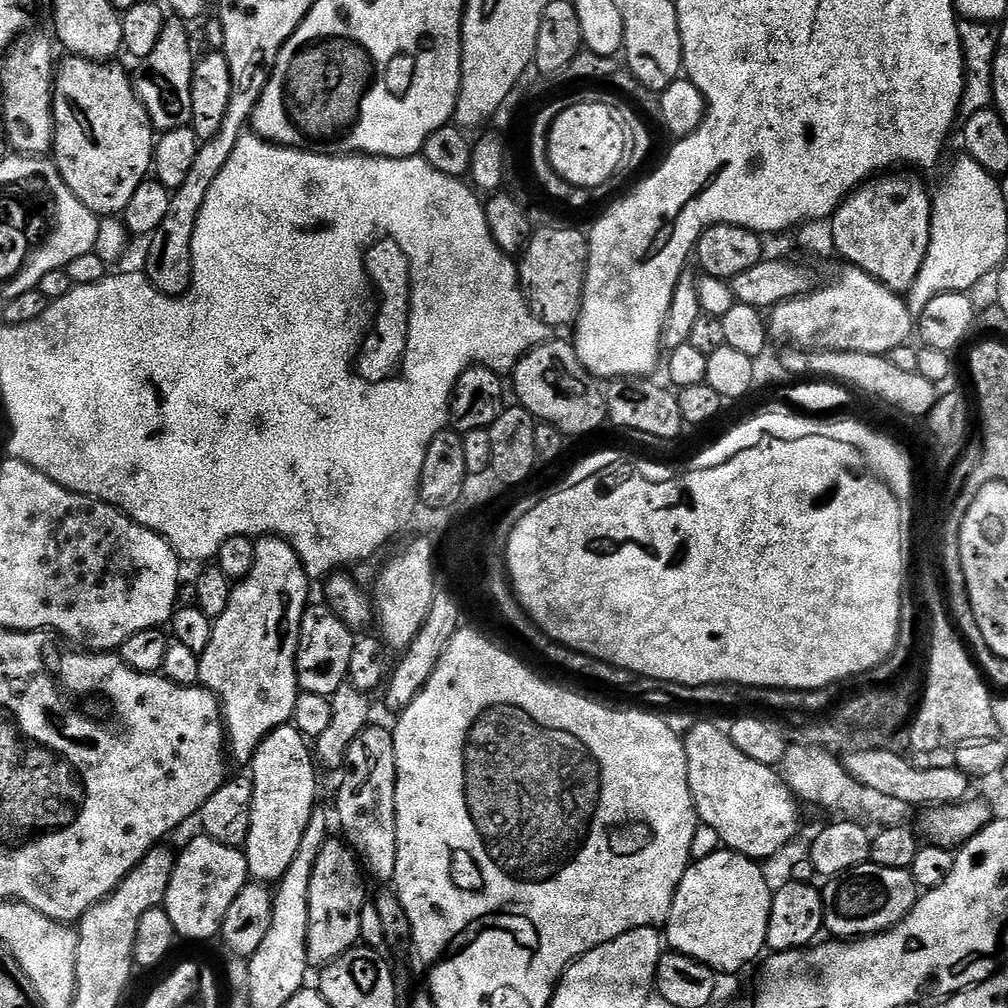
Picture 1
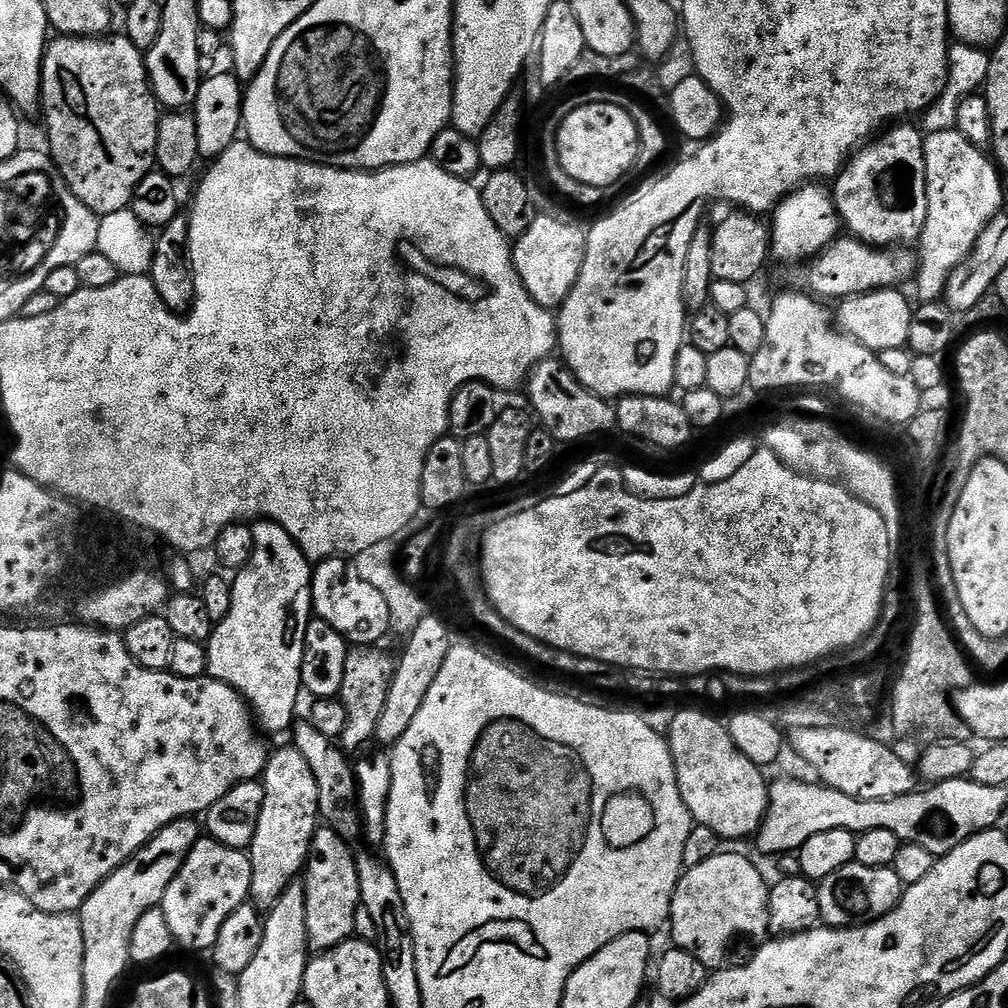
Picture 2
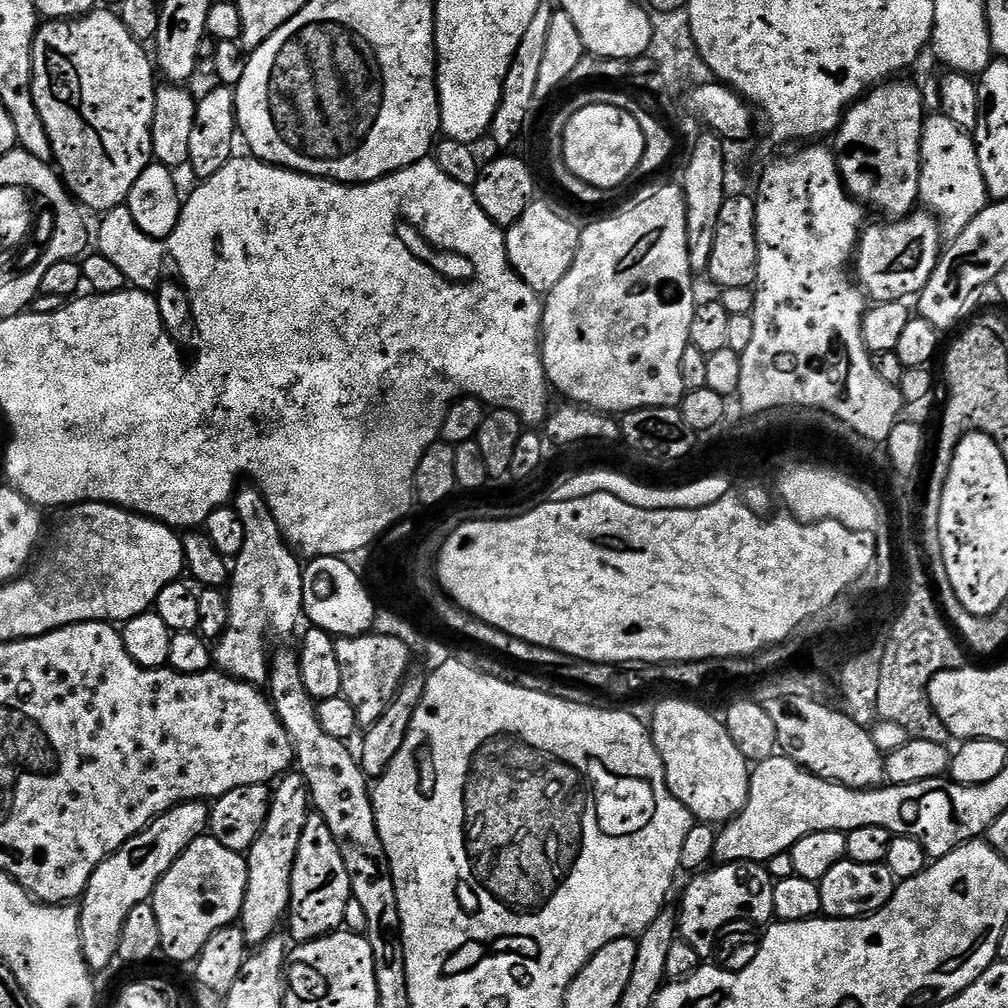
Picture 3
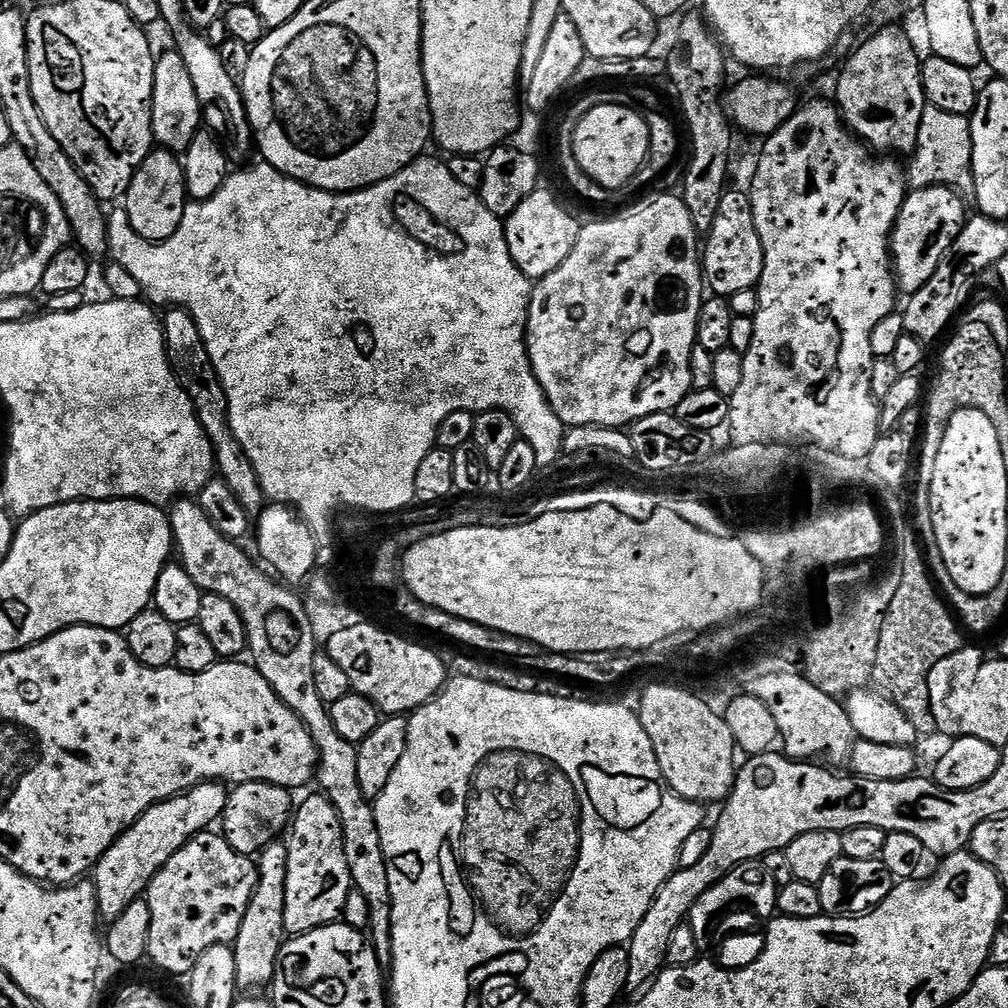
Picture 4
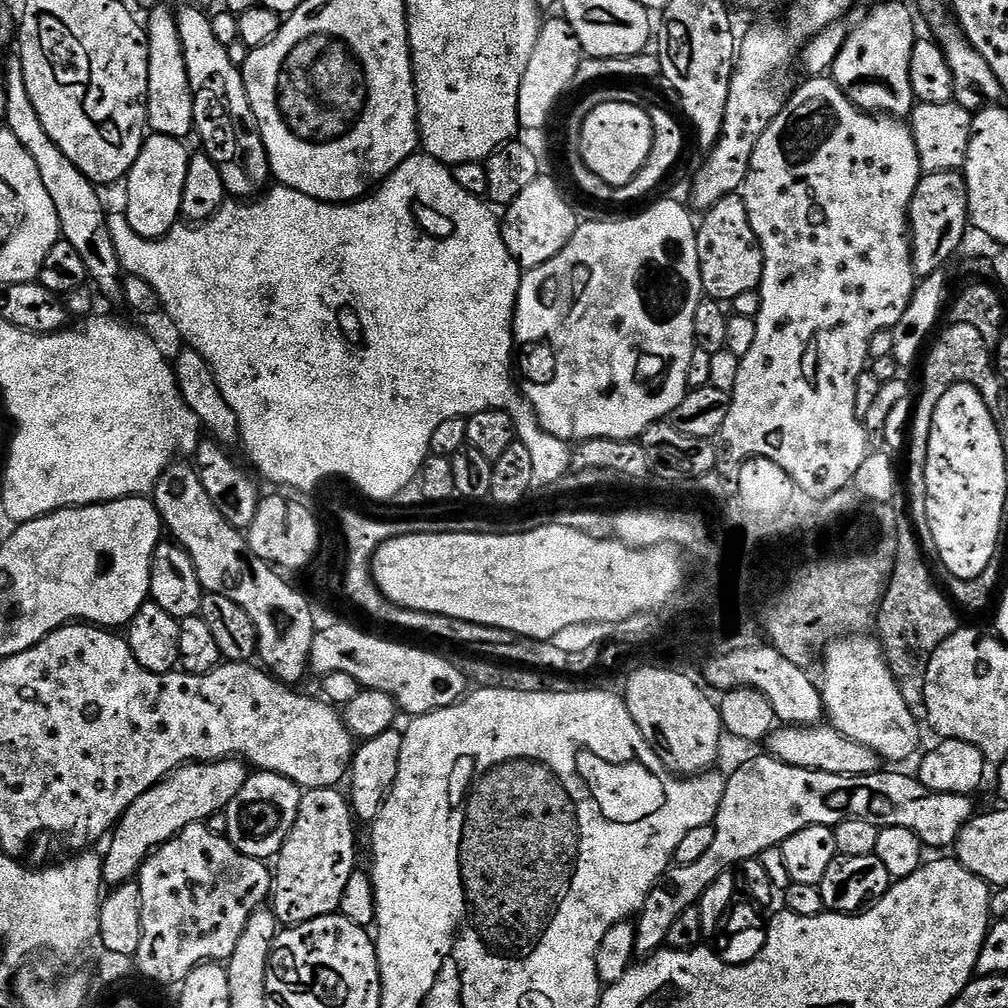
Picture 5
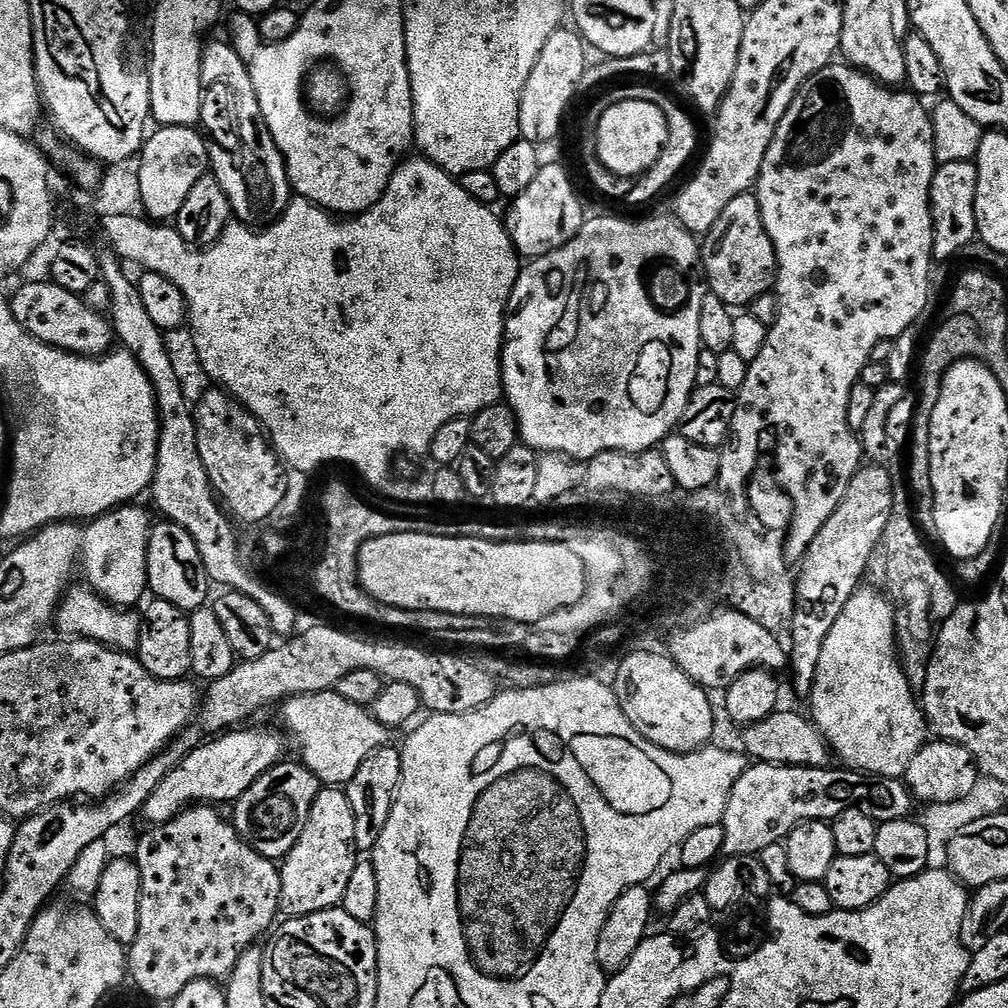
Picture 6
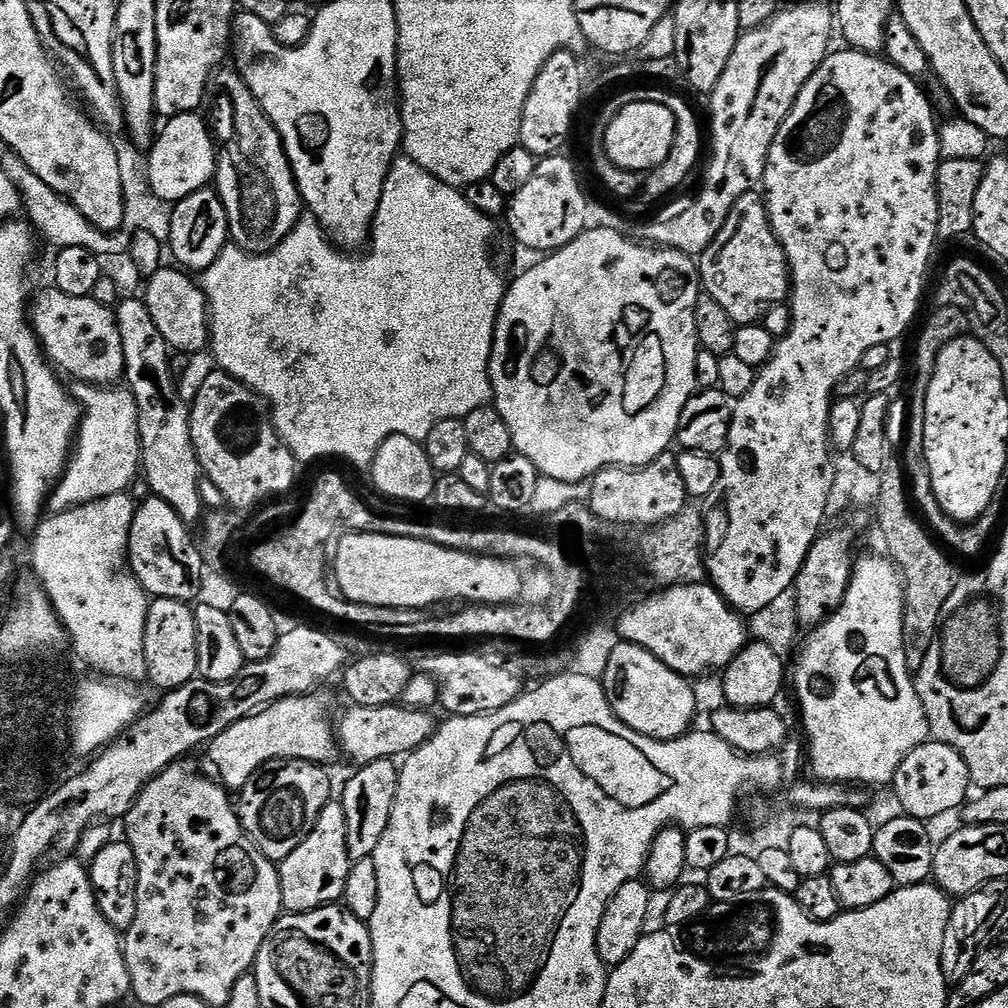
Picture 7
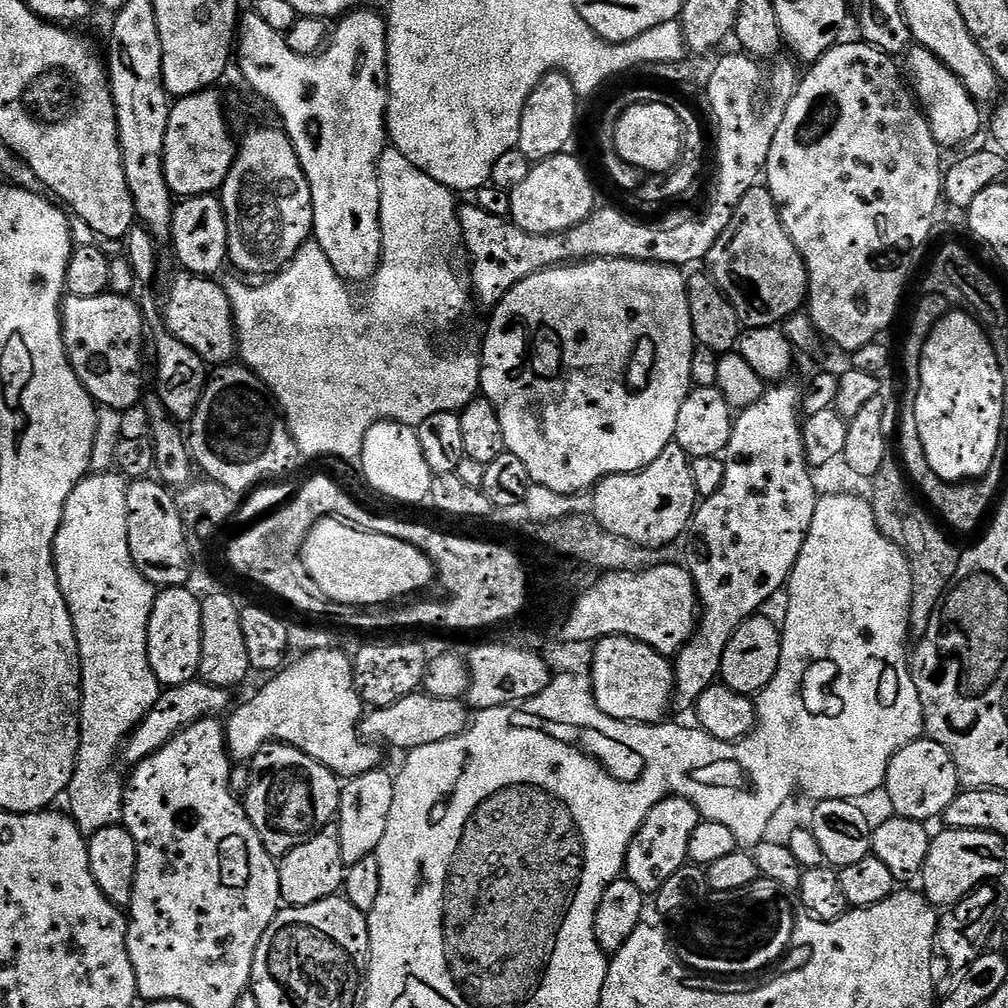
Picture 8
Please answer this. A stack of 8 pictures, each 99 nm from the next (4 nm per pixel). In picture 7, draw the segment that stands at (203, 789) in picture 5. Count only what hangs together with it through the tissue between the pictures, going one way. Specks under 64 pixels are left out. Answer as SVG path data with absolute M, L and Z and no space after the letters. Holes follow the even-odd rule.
M320 694L287 696L222 730L207 745L206 751L219 783L225 789L239 790L270 760L305 760L328 766L338 756L338 736L333 721L332 724L328 721L328 704Z

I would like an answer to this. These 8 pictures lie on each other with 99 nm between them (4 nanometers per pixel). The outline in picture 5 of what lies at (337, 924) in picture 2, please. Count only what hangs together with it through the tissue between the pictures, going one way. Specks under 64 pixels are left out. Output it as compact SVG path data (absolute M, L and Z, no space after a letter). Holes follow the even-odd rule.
M339 787L309 788L300 797L294 830L290 830L280 855L274 860L270 907L281 925L305 924L314 918L333 915L342 902L342 890L346 890L346 881L352 872L357 871L355 828L357 825L354 823L349 797L345 793L343 796L340 791Z

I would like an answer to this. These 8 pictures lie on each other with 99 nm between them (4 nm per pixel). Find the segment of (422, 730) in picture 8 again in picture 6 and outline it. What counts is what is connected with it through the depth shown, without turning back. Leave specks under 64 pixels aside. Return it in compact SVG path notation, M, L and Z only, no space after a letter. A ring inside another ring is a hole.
M335 690L290 696L279 705L278 711L284 719L285 726L288 727L287 735L290 740L292 735L292 740L300 751L299 759L324 786L346 786L354 778L354 774L358 774L366 758L370 758L380 748L389 747L390 744L389 728L382 726L382 722L378 722L378 718L374 718L368 708L358 706L354 702L346 702L346 698L342 698L342 694L338 694Z

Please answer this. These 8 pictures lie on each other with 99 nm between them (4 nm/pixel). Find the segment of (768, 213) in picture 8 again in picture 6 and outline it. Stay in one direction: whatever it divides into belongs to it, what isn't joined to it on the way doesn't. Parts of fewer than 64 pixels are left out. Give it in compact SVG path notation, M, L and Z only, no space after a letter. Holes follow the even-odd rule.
M751 191L743 192L726 210L722 210L722 218L714 222L702 240L702 275L706 288L711 295L722 298L722 302L733 310L747 309L759 296L767 296L773 291L776 282L776 251L770 242L770 234L766 234L766 226L762 222L760 207Z

